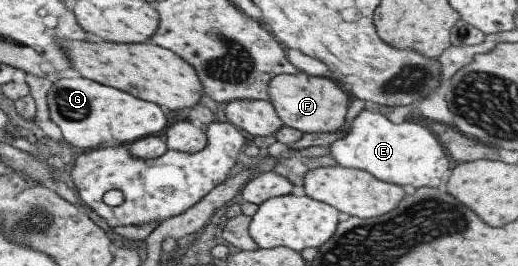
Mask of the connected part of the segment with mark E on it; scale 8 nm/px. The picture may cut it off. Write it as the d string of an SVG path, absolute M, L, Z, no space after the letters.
M366 109L354 116L348 131L338 140L328 143L329 155L343 167L360 169L374 178L398 185L438 186L443 172L448 169L448 160L443 154L439 139L420 123L402 122L392 124L382 114Z

